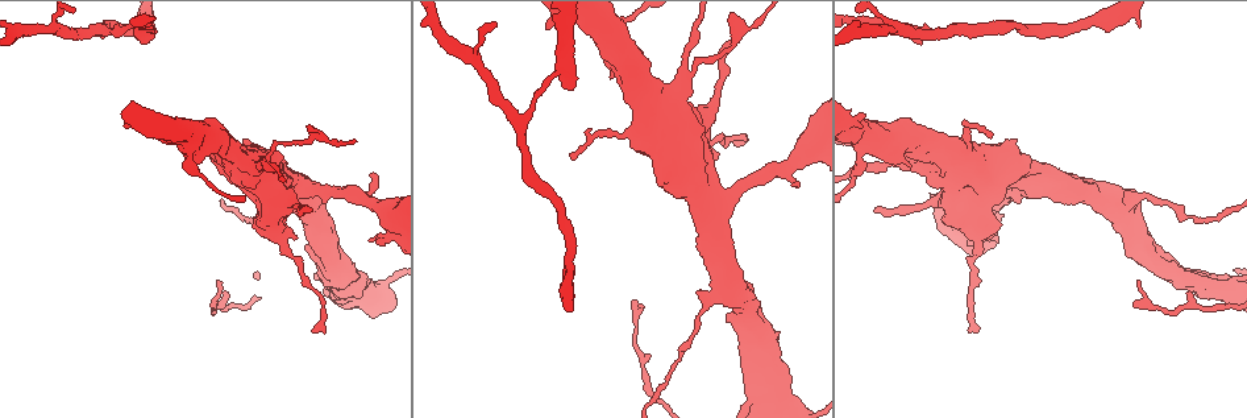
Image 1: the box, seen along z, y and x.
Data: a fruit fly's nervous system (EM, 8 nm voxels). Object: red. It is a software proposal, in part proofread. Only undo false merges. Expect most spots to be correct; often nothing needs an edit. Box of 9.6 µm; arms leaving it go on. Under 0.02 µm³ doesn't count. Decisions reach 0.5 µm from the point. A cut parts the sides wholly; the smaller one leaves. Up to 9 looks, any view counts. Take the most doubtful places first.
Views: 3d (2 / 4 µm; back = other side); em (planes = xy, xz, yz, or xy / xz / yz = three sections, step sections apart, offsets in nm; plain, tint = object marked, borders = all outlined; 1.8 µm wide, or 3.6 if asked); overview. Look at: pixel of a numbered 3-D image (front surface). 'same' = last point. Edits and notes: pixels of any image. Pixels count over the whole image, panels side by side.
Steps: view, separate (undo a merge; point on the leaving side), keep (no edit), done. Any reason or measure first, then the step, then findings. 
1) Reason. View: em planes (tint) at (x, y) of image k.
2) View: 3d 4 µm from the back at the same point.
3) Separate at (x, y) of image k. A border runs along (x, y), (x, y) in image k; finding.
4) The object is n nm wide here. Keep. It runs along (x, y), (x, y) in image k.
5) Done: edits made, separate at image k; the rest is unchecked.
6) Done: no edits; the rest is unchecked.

A fork. View: em planes (tint) at (140, 28) of image 1.

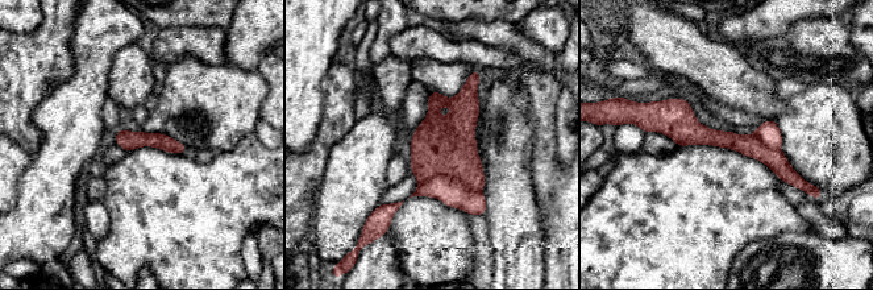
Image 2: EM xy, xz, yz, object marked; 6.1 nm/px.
The object is 120 nm wide here. Separate at (441, 145) of image 2. The part that leaves runs along (649, 128), (751, 145), (797, 178) in image 2; two cells meet here.

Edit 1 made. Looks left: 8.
View: 3d 4 µm from the back at (293, 176) of image 1.

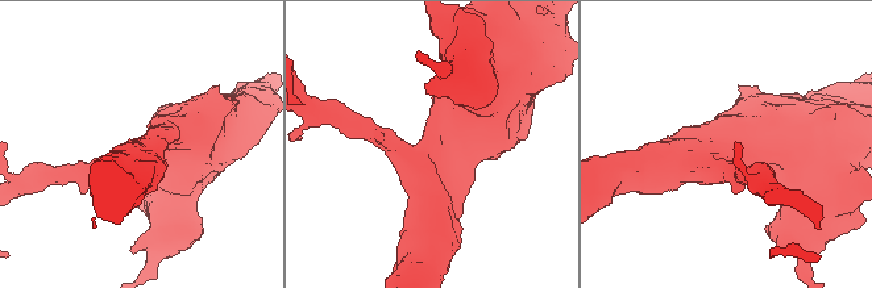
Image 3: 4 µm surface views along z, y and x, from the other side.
3 arms meet here; the arms are 260, 460, 750 nm wide; now the EM. View: em xy step 16 (tint) at (441, 140) of image 3.

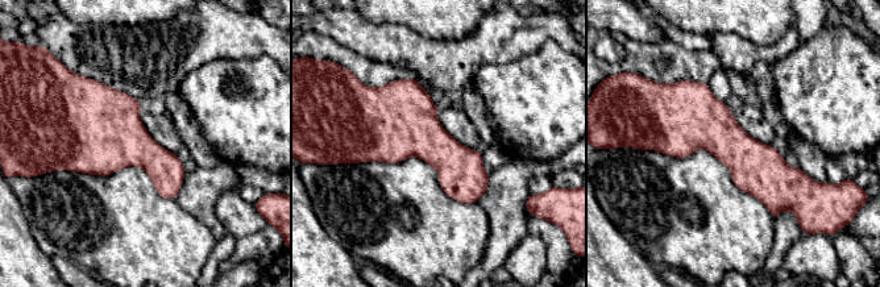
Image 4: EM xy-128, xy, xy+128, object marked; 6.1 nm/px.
View: em planes (borders) at the same point.

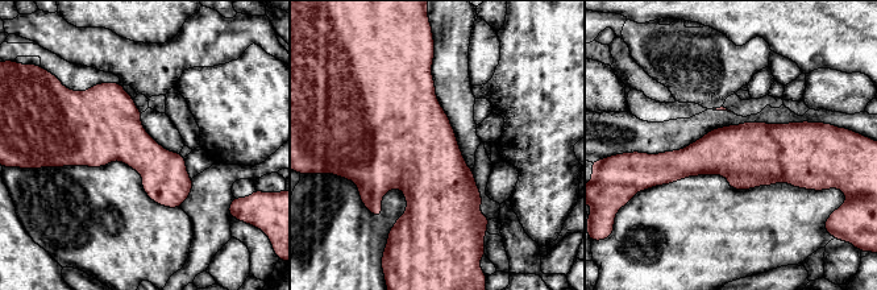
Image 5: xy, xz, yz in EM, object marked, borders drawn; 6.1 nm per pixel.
The object is 300 nm wide here. Keep. Continuous, no second cell.

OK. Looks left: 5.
View: em 3.6 µm yz step 4 (tint) at (1125, 205) of image 1.

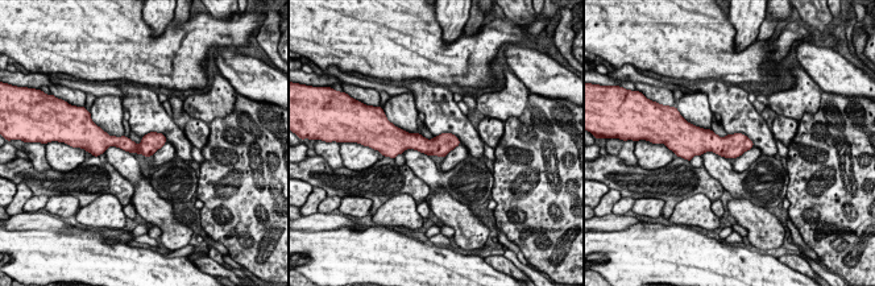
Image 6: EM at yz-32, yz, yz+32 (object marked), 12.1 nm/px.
Keep. It runs along (162, 140), (146, 146), (103, 145) in image 6; all the same cell.

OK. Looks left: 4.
View: em planes (tint) at (1219, 293) of image 1.

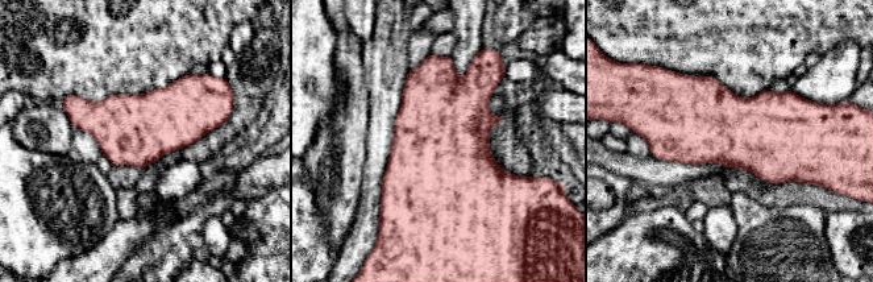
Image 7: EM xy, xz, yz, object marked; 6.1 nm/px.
Keep. All the same cell.

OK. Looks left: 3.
Done: edits made, separate at image 2; the rest is unchecked.

